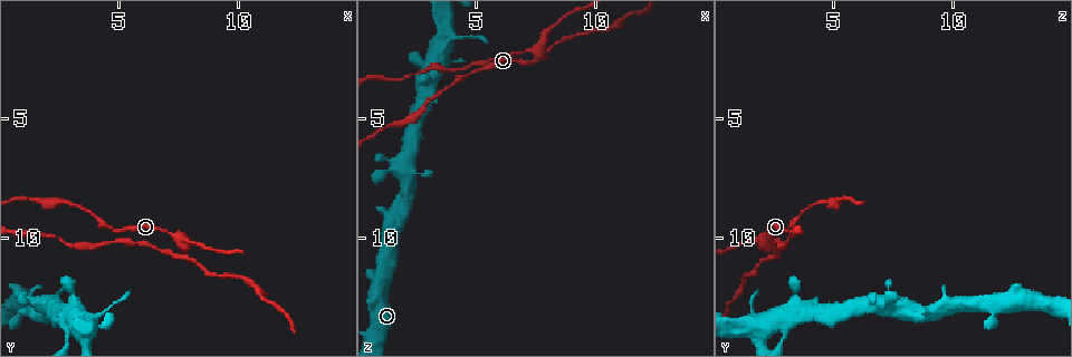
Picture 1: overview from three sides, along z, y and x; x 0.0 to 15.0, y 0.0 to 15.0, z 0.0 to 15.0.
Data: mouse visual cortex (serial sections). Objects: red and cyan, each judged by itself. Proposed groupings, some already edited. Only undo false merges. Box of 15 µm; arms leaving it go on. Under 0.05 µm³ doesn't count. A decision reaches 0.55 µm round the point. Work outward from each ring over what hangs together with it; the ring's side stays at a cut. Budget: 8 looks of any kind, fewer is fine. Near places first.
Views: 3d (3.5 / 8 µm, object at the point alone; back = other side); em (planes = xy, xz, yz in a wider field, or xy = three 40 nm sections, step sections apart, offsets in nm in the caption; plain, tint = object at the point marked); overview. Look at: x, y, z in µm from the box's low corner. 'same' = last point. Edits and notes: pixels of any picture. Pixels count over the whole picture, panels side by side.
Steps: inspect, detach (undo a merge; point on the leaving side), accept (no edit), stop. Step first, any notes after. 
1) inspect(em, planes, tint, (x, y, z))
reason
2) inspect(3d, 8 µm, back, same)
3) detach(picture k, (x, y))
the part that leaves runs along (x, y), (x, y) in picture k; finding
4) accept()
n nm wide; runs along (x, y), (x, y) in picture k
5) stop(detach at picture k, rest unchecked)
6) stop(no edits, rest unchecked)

inspect(3d, 8 µm, (7.9, 10.8, 2.3))
thin arm on a thick one

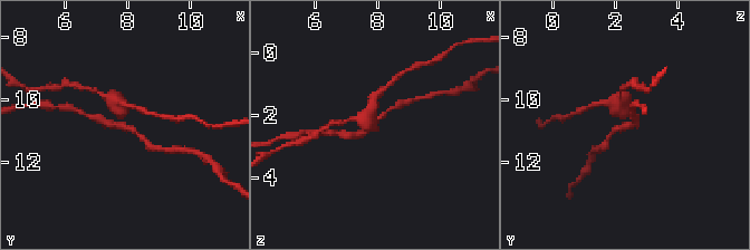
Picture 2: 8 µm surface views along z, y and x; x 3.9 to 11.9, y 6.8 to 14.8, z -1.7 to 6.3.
inspect(em, xy, step 3, tint, (7.9, 10.8, 2.3))
3 arms; arms of 150, 200, 500 nm; need the tissue

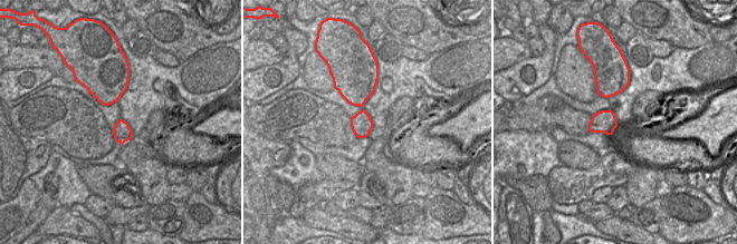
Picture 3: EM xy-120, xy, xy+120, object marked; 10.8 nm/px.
accept()
continuous, no second cell

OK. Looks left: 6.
inspect(3d, 3.5 µm, (0.9, 12.7, 11.9))
thick turns thin

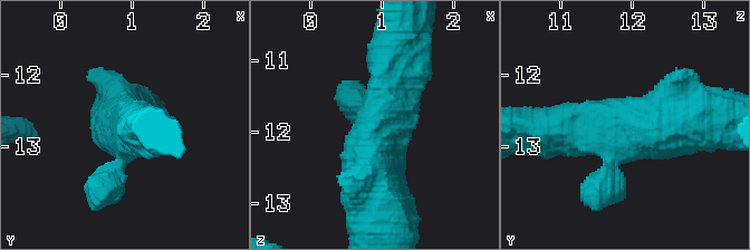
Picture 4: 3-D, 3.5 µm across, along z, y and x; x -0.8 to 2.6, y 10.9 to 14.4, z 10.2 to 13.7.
inspect(em, planes, tint, (1.00, 12.75, 11.85))

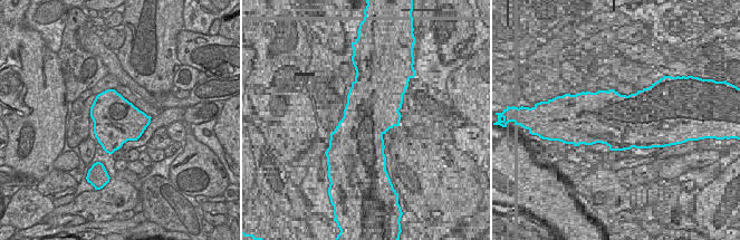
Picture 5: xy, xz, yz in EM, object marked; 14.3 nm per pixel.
accept()
650 nm wide; runs along (374, 193), (371, 144), (397, 50) in picture 4; one cell here

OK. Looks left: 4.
inspect(3d, 8 µm, (1.6, 13.2, 9.3))
branch point

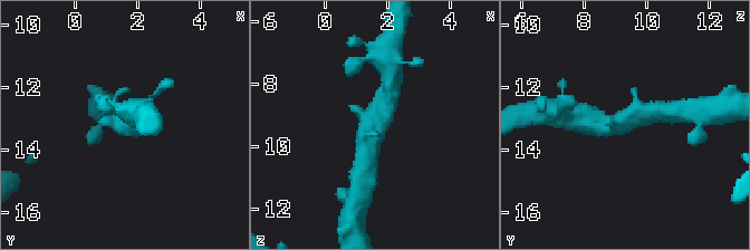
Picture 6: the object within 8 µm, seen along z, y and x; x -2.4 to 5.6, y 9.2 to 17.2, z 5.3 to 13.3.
inspect(em, xy, step 5, tint, (1.7, 13.1, 9.2))

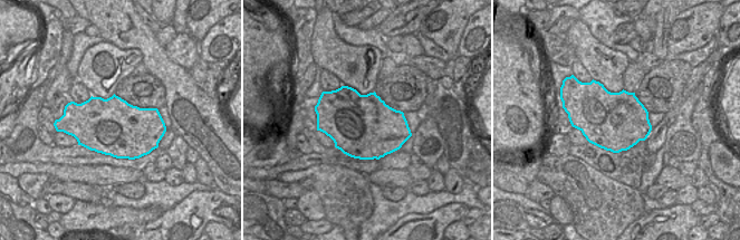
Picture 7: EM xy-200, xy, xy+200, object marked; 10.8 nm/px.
accept()
runs along (367, 151), (388, 96) in picture 6; continuous, no second cell

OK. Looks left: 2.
inspect(3d, 3.5 µm, (1.8, 12.7, 7.2))

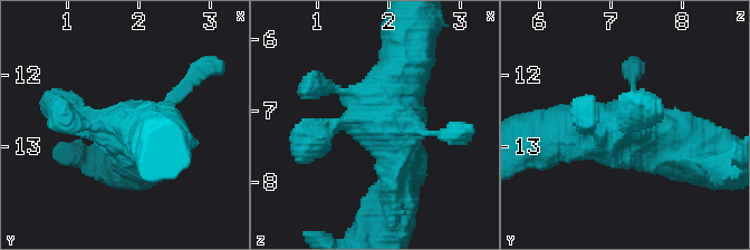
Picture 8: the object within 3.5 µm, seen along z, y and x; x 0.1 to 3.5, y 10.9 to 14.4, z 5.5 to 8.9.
inspect(em, xy, step 1, tint, (1.70, 12.75, 7.15))

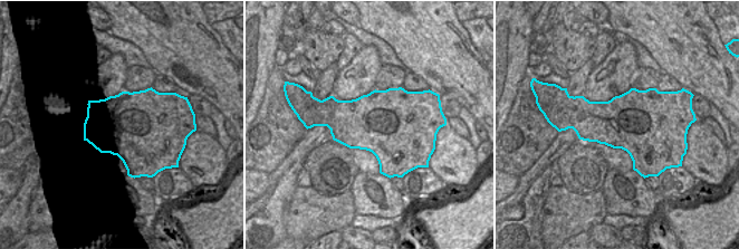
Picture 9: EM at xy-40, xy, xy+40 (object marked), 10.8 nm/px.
accept()
750 nm wide; runs along (692, 152), (663, 131), (549, 134) in picture 8; one cell here

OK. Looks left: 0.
stop(no edits, rest unchecked)

